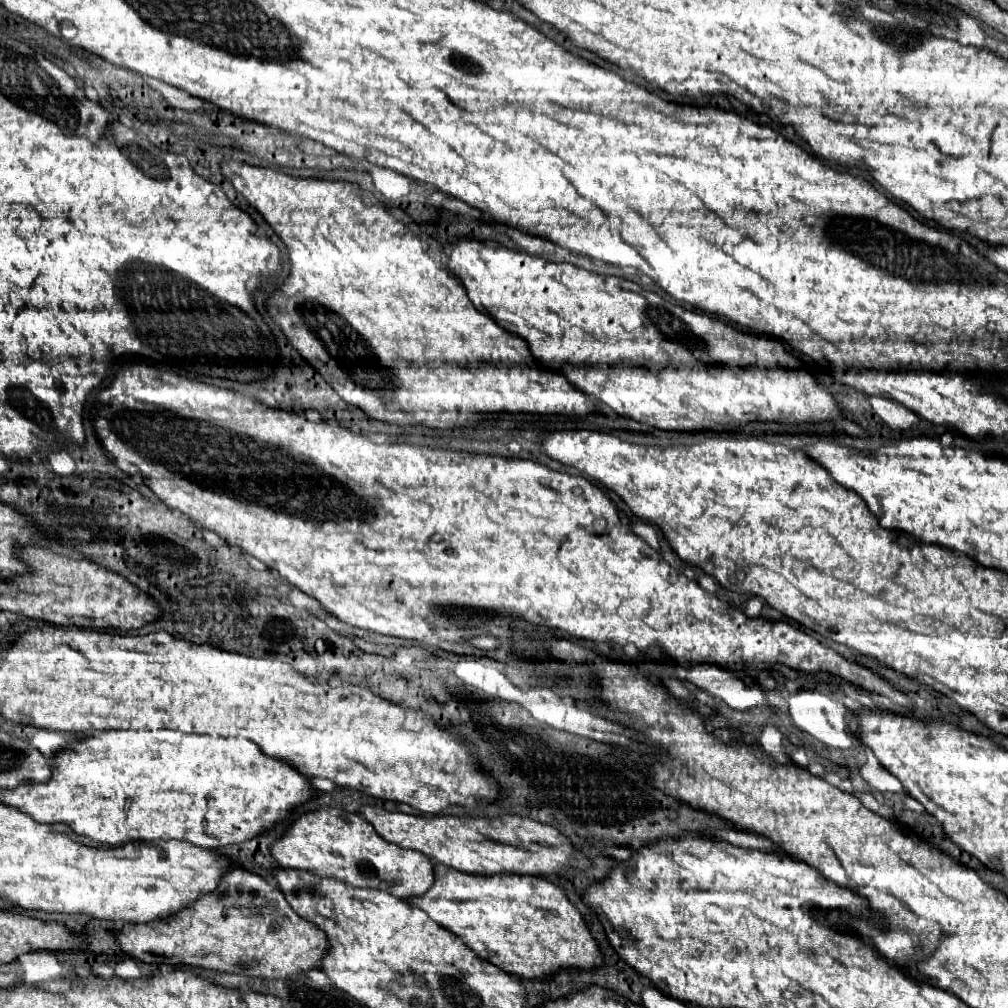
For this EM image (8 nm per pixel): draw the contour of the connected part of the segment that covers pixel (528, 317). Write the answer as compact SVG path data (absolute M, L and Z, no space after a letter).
M459 236L453 240L451 244L451 254L449 254L449 272L453 272L453 276L457 276L461 280L461 284L465 286L465 292L469 296L469 300L475 304L475 308L479 308L483 314L495 318L495 322L509 330L511 334L521 336L533 358L539 362L539 366L547 368L547 370L555 370L559 374L563 374L577 390L581 390L583 394L591 394L597 400L601 400L603 404L607 404L613 412L617 412L619 416L629 416L637 422L649 424L653 428L663 428L663 430L705 430L705 428L735 428L735 426L745 426L751 420L775 420L775 422L821 422L821 420L833 420L837 416L841 416L843 412L839 410L837 402L831 398L831 394L827 392L825 386L821 386L803 366L801 358L789 354L783 344L777 338L767 338L767 334L751 334L751 332L741 332L737 330L737 344L711 344L709 342L709 330L713 328L713 318L707 314L699 314L699 312L689 312L679 304L673 304L671 300L655 294L655 292L643 292L641 288L625 286L623 282L617 284L617 276L603 276L603 274L595 274L583 268L577 268L573 264L557 264L551 262L547 258L541 256L529 256L525 252L517 252L505 246L489 246L485 242L479 242L471 236Z

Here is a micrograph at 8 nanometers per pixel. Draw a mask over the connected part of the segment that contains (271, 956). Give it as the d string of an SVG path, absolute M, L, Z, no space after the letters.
M229 866L219 886L211 894L199 896L195 904L171 914L171 918L157 918L157 922L145 922L145 924L121 922L115 924L113 936L119 948L129 958L141 962L167 964L167 966L197 966L261 978L289 978L289 972L299 974L309 968L319 968L319 962L329 946L325 934L315 924L305 922L301 916L293 912L279 886L267 882L265 878L249 870L243 870L241 866Z

